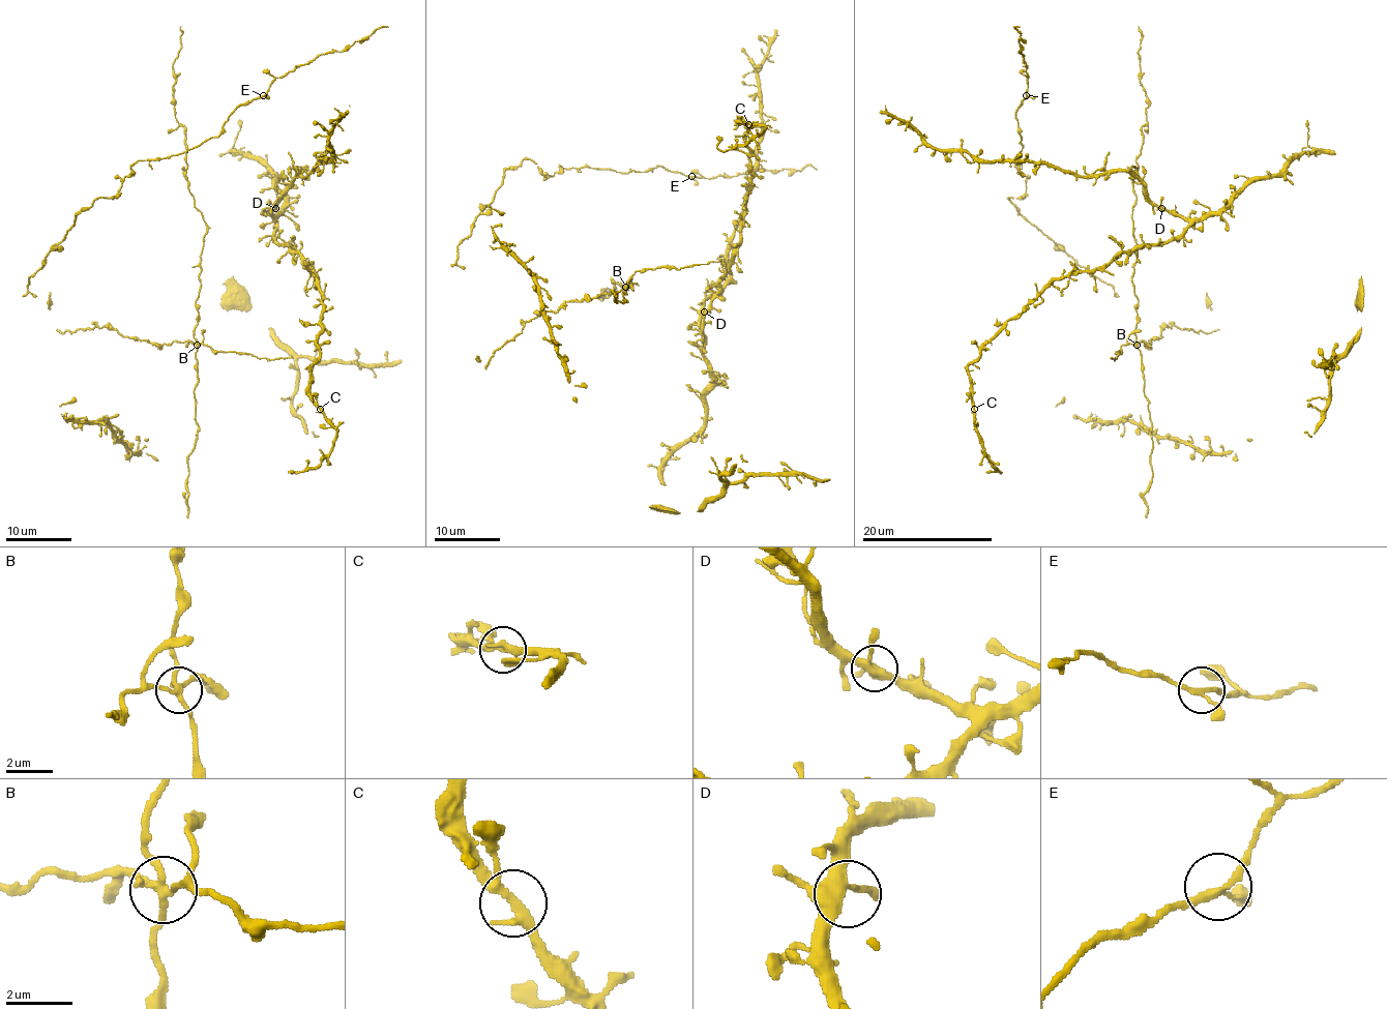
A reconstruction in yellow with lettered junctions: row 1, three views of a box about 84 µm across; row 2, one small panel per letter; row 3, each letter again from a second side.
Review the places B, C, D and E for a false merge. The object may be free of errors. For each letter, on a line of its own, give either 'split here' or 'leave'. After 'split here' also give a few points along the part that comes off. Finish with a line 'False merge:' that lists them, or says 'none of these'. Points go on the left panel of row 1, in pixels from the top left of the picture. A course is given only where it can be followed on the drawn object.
B: split here
C: leave
D: leave
E: leave
False merge: B

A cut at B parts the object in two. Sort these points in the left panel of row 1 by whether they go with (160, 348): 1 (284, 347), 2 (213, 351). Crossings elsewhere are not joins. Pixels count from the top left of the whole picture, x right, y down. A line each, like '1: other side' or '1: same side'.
1: other side
2: same side

